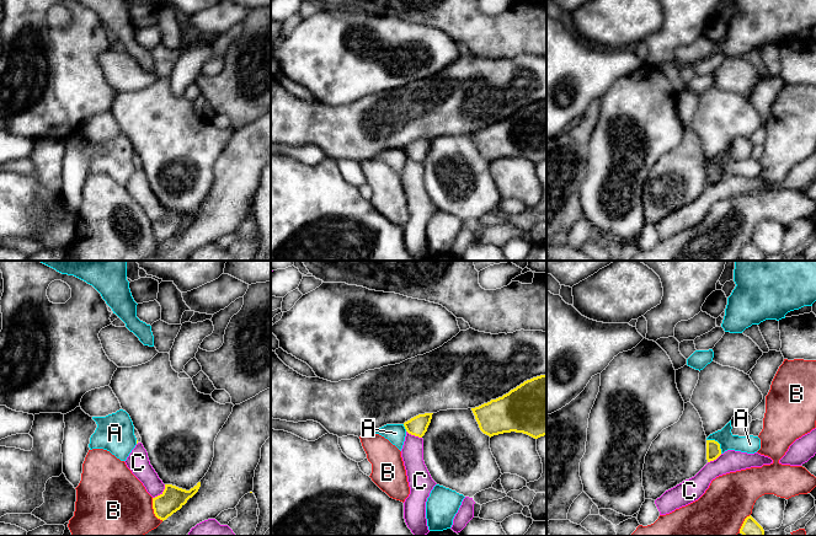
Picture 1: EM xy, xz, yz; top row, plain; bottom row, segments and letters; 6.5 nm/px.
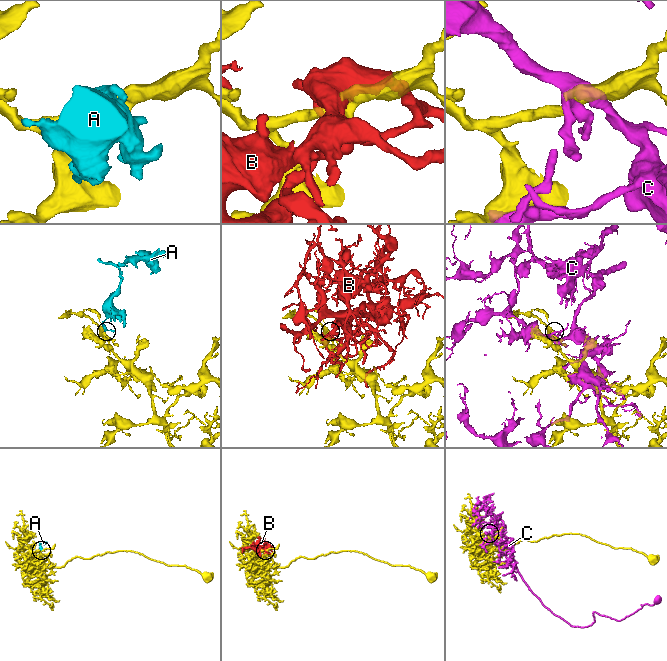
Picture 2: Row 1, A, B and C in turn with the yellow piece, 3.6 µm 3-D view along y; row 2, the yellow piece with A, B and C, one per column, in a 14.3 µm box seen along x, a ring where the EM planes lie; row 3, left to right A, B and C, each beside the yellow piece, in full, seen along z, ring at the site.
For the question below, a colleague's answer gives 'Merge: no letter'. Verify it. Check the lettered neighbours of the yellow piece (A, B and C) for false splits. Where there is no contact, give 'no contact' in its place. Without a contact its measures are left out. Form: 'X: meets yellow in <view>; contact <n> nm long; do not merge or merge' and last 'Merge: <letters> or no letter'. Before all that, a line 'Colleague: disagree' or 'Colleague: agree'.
Colleague: agree
A: meets yellow in yz; contact 140 nm long; do not merge
B: meets yellow in xy; contact 170 nm long; do not merge
C: meets yellow in xy; contact 130 nm long; do not merge
Merge: no letter

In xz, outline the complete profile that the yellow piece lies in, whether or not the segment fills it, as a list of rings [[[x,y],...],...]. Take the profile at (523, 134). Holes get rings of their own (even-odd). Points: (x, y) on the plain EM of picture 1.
[[[546,100],[524,106],[508,118],[471,133],[480,155],[489,160],[523,157],[534,164],[546,160]]]

